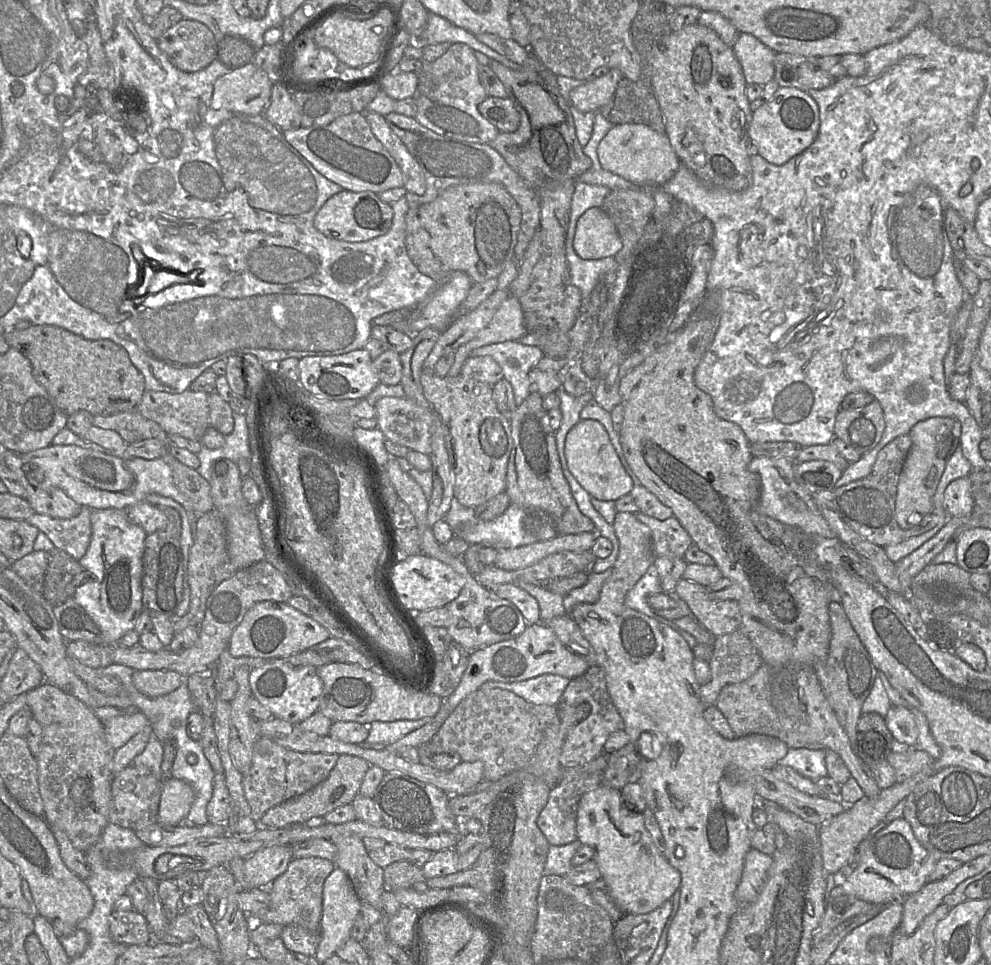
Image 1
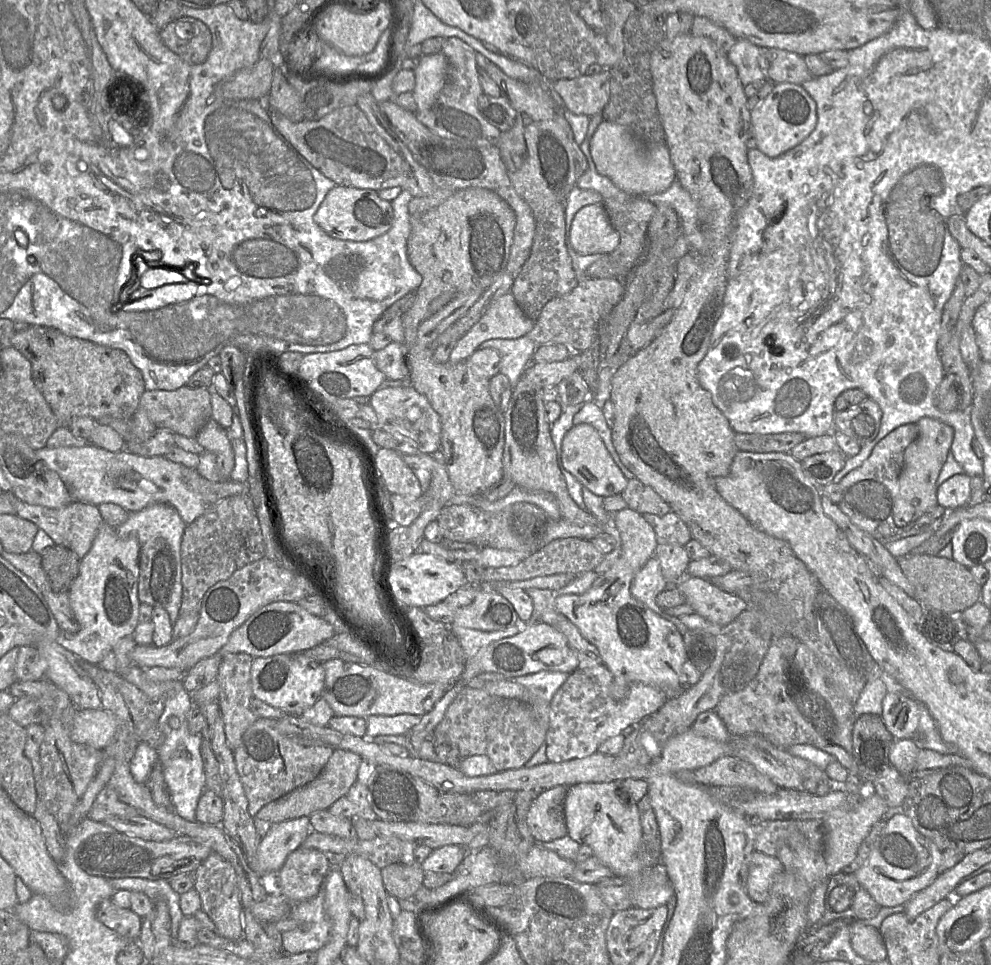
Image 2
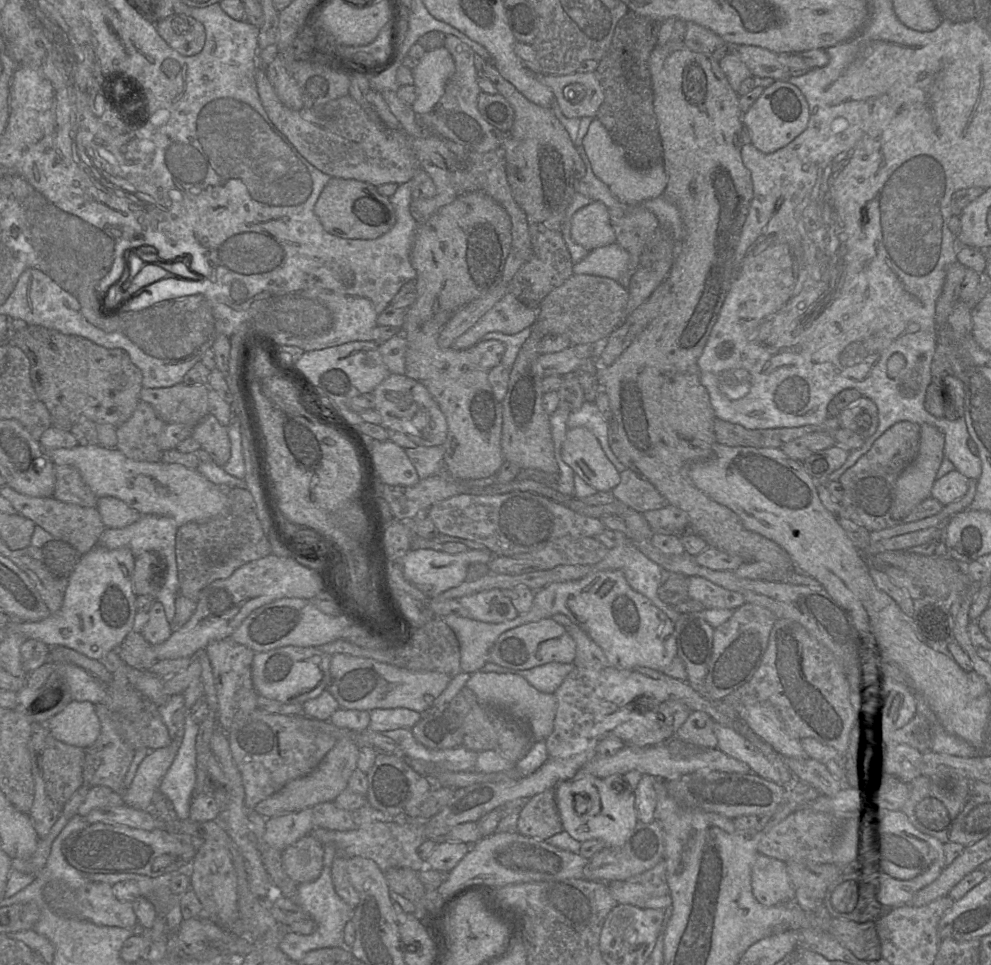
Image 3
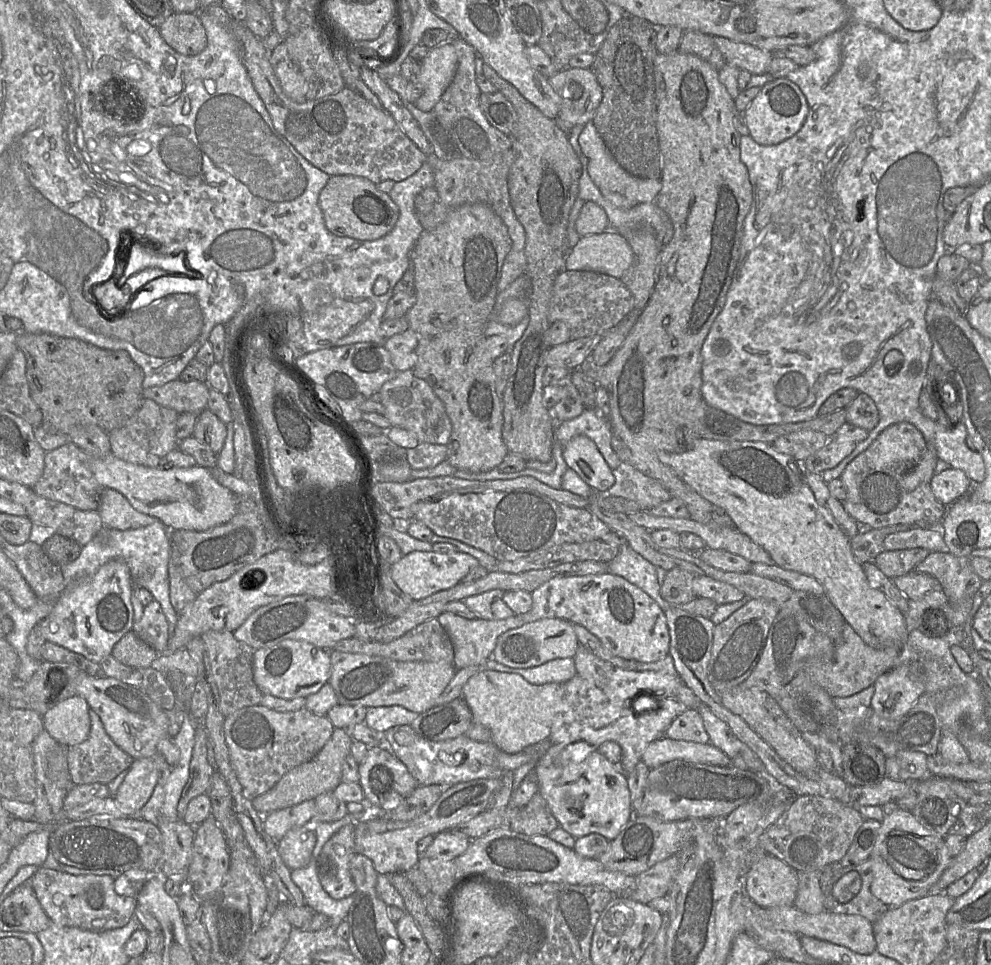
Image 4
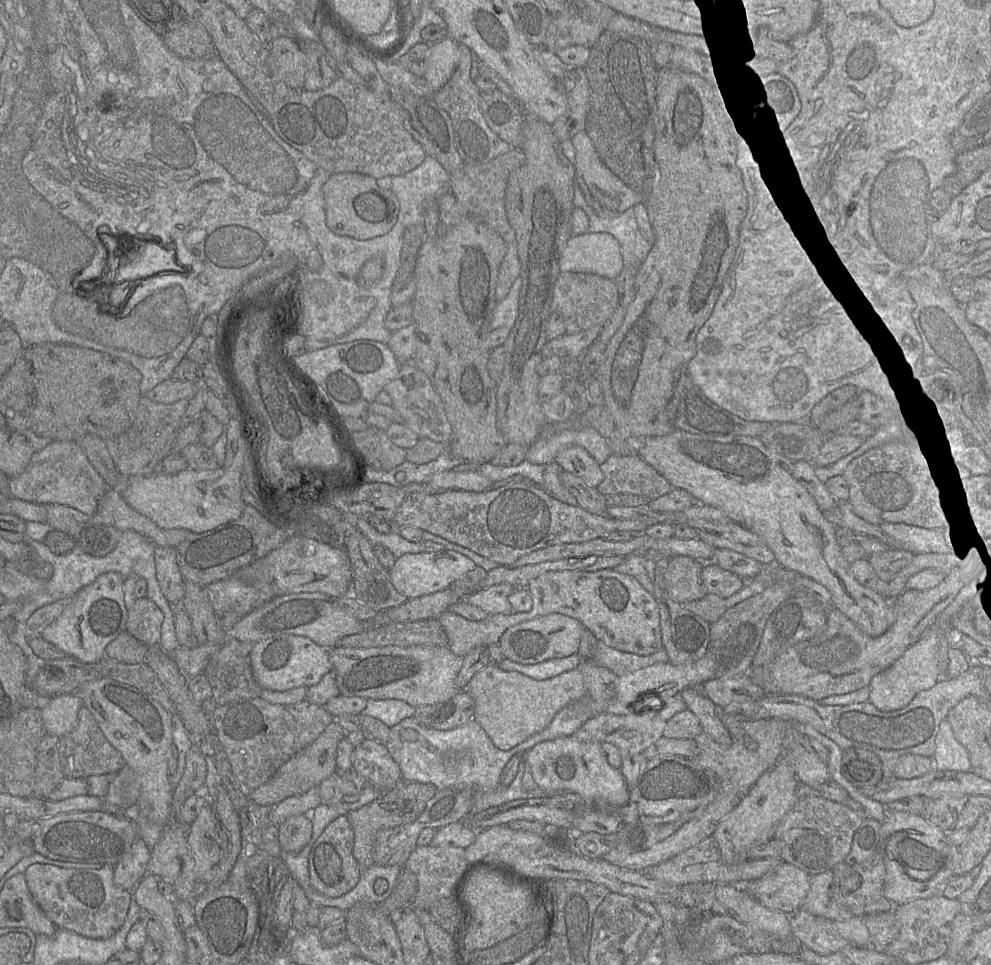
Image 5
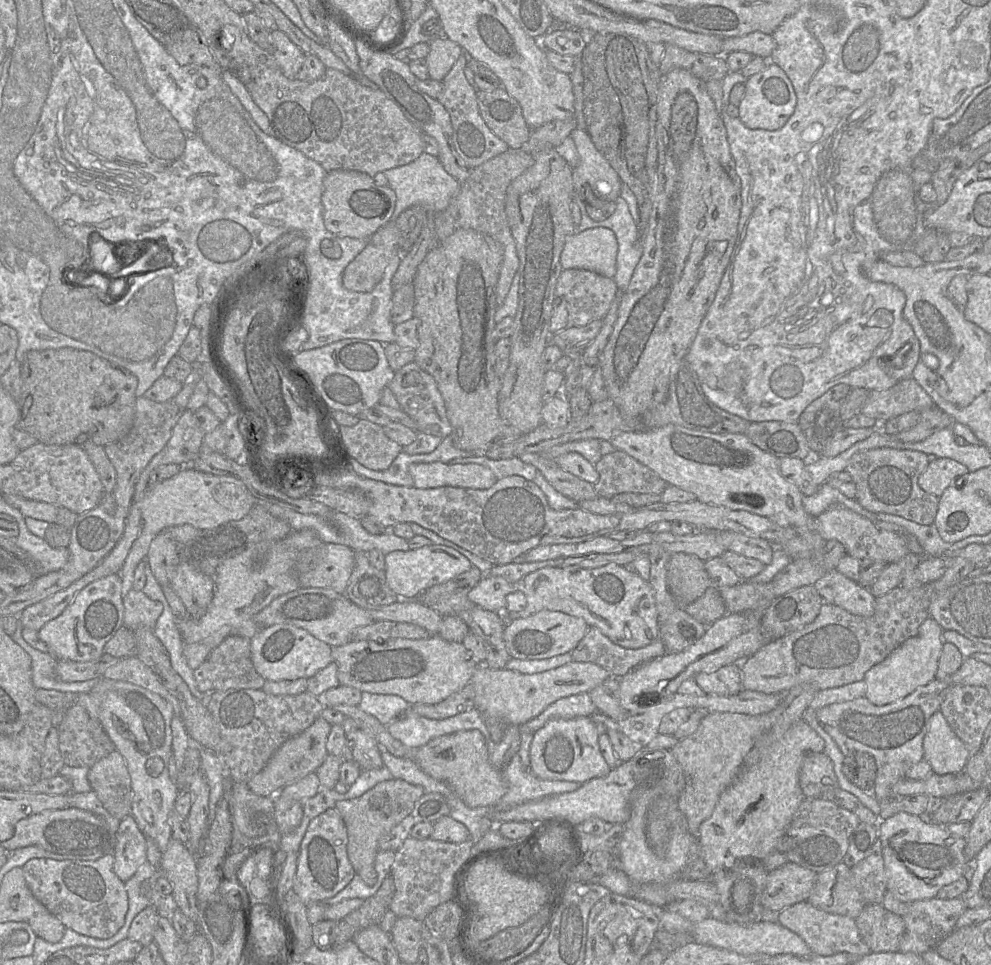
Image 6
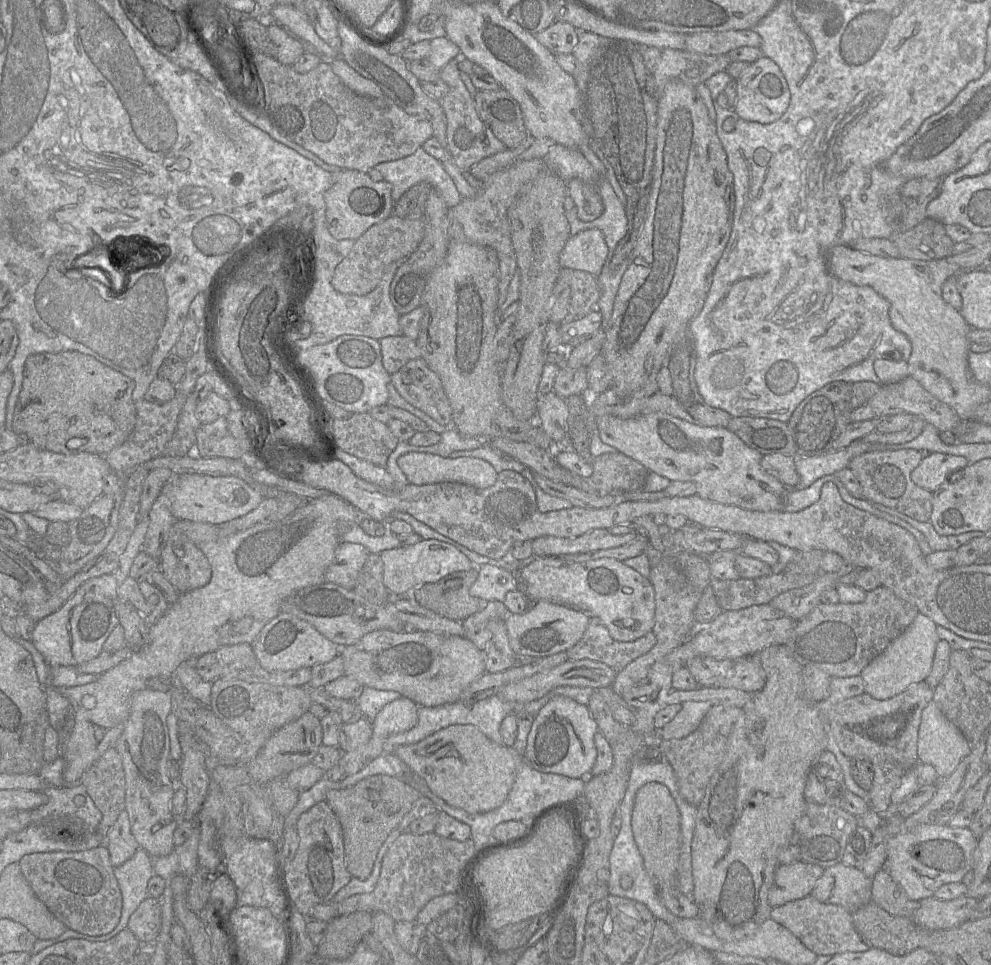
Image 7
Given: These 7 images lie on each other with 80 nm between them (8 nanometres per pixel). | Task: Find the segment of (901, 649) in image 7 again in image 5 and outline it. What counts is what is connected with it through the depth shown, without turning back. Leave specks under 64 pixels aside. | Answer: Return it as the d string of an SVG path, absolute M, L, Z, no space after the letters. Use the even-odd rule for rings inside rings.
M929 627L890 667L876 674L869 684L869 702L877 709L890 712L907 706L921 691L939 681L940 630Z

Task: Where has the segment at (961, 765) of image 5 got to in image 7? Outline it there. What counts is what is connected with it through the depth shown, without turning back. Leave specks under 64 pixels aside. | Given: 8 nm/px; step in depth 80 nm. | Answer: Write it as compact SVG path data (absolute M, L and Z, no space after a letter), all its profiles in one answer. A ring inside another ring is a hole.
M931 701L921 714L917 742L919 762L932 765L939 779L944 779L971 750L960 730Z

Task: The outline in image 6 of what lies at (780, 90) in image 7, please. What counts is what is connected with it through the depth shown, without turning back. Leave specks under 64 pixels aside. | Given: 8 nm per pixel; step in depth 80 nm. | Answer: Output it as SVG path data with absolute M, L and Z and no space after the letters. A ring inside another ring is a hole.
M769 61L766 67L748 77L744 82L745 93L738 107L739 118L750 129L778 130L793 114L796 107L796 93L785 72Z

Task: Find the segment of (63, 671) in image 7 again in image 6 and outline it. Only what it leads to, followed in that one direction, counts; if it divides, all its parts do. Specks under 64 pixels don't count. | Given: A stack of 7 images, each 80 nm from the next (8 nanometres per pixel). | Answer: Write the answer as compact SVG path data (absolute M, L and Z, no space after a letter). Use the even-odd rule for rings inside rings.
M18 620L18 625L11 636L11 639L18 644L31 658L31 667L32 667L32 682L36 689L54 689L63 692L73 691L74 693L89 692L102 678L91 679L88 681L82 682L64 682L59 680L55 675L57 658L50 652L42 652L33 647L31 647L23 638L22 638L22 624Z

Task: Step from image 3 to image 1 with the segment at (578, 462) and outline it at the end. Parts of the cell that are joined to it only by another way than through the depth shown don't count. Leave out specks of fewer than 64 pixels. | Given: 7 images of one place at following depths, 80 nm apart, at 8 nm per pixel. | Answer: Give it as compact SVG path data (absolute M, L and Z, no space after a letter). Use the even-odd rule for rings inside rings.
M580 420L569 430L565 439L564 454L570 472L591 497L602 501L616 501L630 494L634 487L606 429L597 420Z

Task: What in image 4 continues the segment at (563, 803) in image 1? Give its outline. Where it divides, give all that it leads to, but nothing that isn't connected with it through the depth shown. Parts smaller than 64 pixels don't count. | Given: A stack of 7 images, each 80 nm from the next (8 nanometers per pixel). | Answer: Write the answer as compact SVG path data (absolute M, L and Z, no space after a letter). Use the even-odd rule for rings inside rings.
M539 793L509 821L511 830L528 836L548 836L557 827L558 821Z

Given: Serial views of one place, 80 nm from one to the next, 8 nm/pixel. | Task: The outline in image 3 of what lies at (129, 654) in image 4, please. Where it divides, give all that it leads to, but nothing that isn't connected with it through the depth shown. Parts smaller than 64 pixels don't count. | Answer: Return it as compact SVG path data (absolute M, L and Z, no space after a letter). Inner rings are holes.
M133 630L120 643L118 656L125 664L142 670L149 670L156 661L153 646Z

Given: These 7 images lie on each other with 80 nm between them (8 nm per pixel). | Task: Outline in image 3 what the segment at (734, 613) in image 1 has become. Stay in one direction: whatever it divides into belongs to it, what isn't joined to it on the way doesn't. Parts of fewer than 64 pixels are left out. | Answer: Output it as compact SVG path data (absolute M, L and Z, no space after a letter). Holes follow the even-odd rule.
M699 576L688 577L688 595L689 599L702 603L705 609L736 610L746 602L740 593L724 589Z

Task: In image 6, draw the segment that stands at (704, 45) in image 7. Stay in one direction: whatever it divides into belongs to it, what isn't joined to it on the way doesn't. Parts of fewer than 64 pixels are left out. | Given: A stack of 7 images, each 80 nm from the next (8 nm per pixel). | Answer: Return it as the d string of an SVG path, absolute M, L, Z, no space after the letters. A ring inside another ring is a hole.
M755 31L744 36L727 37L722 39L722 54L733 51L745 51L754 57L770 58L776 42L772 35Z

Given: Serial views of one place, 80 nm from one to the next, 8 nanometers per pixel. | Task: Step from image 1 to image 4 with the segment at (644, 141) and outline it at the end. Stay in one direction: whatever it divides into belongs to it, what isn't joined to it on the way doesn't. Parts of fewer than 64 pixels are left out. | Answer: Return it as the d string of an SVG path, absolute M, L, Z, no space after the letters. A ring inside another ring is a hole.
M592 120L589 121L578 137L582 153L587 157L588 174L603 197L619 209L630 209L641 203L652 202L661 190L660 178L642 179L630 175L614 159L598 134Z

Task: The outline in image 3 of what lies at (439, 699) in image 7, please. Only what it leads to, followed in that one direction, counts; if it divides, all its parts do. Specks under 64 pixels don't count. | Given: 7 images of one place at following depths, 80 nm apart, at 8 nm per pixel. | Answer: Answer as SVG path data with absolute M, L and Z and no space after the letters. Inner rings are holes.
M337 653L331 656L329 693L344 709L407 708L419 713L428 710L446 689L451 677L436 671L411 671L371 658Z

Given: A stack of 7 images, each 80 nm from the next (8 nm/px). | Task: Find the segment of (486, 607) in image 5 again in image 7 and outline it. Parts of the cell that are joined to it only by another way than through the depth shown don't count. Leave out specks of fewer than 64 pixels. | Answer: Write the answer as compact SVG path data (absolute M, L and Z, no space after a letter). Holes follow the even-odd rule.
M489 562L478 567L478 577L469 592L484 602L503 602L506 594L514 590L516 581L510 569L497 562Z

